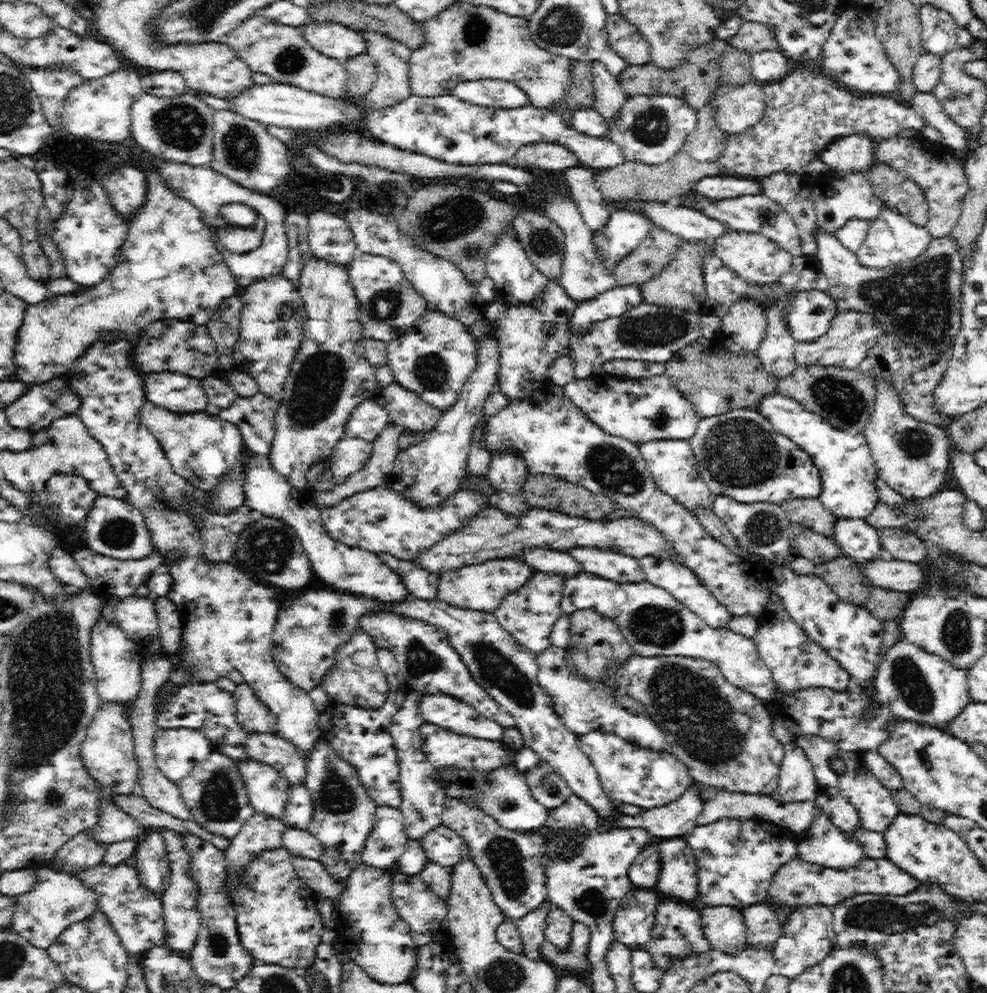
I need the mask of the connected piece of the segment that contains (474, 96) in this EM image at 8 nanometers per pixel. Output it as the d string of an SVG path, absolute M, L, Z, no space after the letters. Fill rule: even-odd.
M469 80L458 83L451 94L464 102L486 108L518 108L529 104L524 91L509 80Z

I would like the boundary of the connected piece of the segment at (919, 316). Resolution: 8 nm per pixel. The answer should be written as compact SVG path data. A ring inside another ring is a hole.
M818 228L814 256L828 279L826 292L836 299L840 313L858 311L867 314L884 333L900 338L916 351L928 356L949 354L961 329L960 296L964 282L964 255L952 234L930 240L918 258L896 266L873 268L858 262L857 254L848 250L834 234Z

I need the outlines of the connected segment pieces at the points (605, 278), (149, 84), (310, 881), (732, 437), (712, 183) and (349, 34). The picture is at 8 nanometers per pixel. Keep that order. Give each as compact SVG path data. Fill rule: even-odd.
M536 172L536 175L537 181L528 186L530 202L535 202L532 204L533 210L549 215L565 234L565 255L557 284L561 284L569 297L578 304L596 298L598 294L618 286L619 282L612 269L621 258L629 255L647 237L654 225L646 218L646 215L638 211L616 209L612 211L606 226L602 226L600 232L593 234L583 221L580 209L572 197L566 196L560 188L548 186L540 177L539 172Z
M175 70L153 71L150 76L141 77L141 85L144 93L158 97L176 97L178 94L184 95L190 91L184 77Z
M293 857L293 866L299 878L322 899L330 899L337 906L343 894L344 882L337 882L319 862L311 859Z
M738 408L720 416L701 418L696 434L689 439L689 443L694 456L701 462L701 477L716 496L728 496L740 503L770 503L780 506L790 499L821 497L821 474L811 456L796 442L774 431L770 420L758 410Z
M714 175L701 178L694 185L693 191L710 200L724 200L760 194L761 186L744 177Z
M309 22L302 30L305 41L330 58L345 62L366 52L363 31L352 30L340 23Z

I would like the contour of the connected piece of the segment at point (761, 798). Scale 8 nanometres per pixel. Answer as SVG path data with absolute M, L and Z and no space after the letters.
M718 788L714 798L704 802L702 812L700 812L696 820L696 825L706 826L710 823L718 822L718 819L722 818L756 819L773 823L794 834L802 834L810 829L813 818L818 816L819 811L813 801L781 802L780 799L768 794L744 794Z

